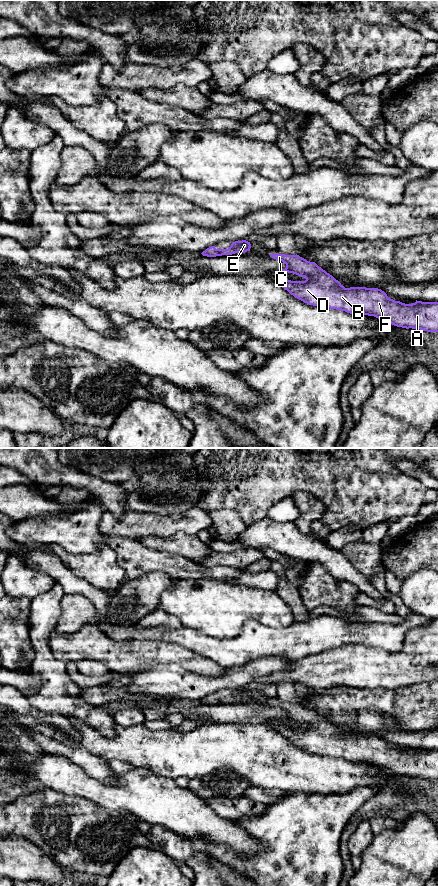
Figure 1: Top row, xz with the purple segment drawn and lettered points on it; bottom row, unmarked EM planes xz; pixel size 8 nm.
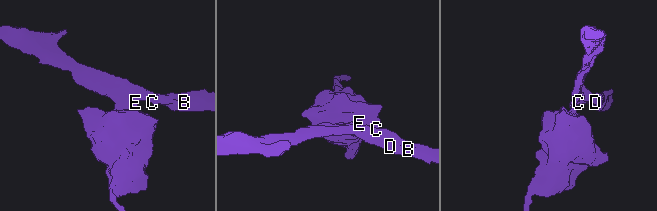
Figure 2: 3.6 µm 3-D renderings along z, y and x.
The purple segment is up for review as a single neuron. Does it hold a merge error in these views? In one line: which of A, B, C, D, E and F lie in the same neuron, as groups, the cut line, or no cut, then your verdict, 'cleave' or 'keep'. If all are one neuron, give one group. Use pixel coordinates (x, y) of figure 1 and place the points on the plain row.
A B C D E F | no cut | keep

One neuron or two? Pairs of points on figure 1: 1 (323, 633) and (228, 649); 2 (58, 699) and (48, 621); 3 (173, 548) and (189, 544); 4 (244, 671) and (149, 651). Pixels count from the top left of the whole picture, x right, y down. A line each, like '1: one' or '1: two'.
1: one
2: one
3: one
4: two

